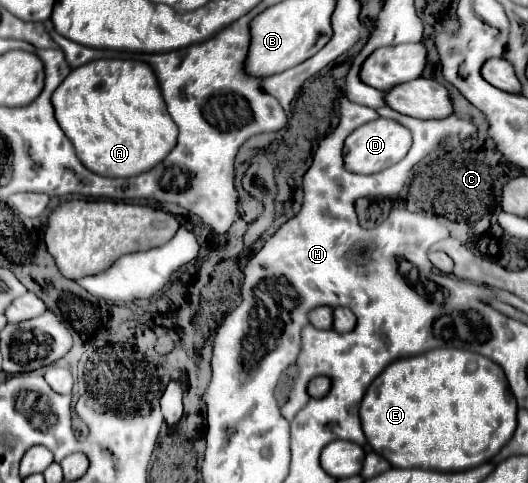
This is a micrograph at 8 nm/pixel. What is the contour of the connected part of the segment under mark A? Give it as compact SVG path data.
M94 60L70 72L70 78L52 94L56 120L72 140L78 158L88 170L100 176L138 176L162 162L176 146L178 126L166 110L154 70L138 60Z

